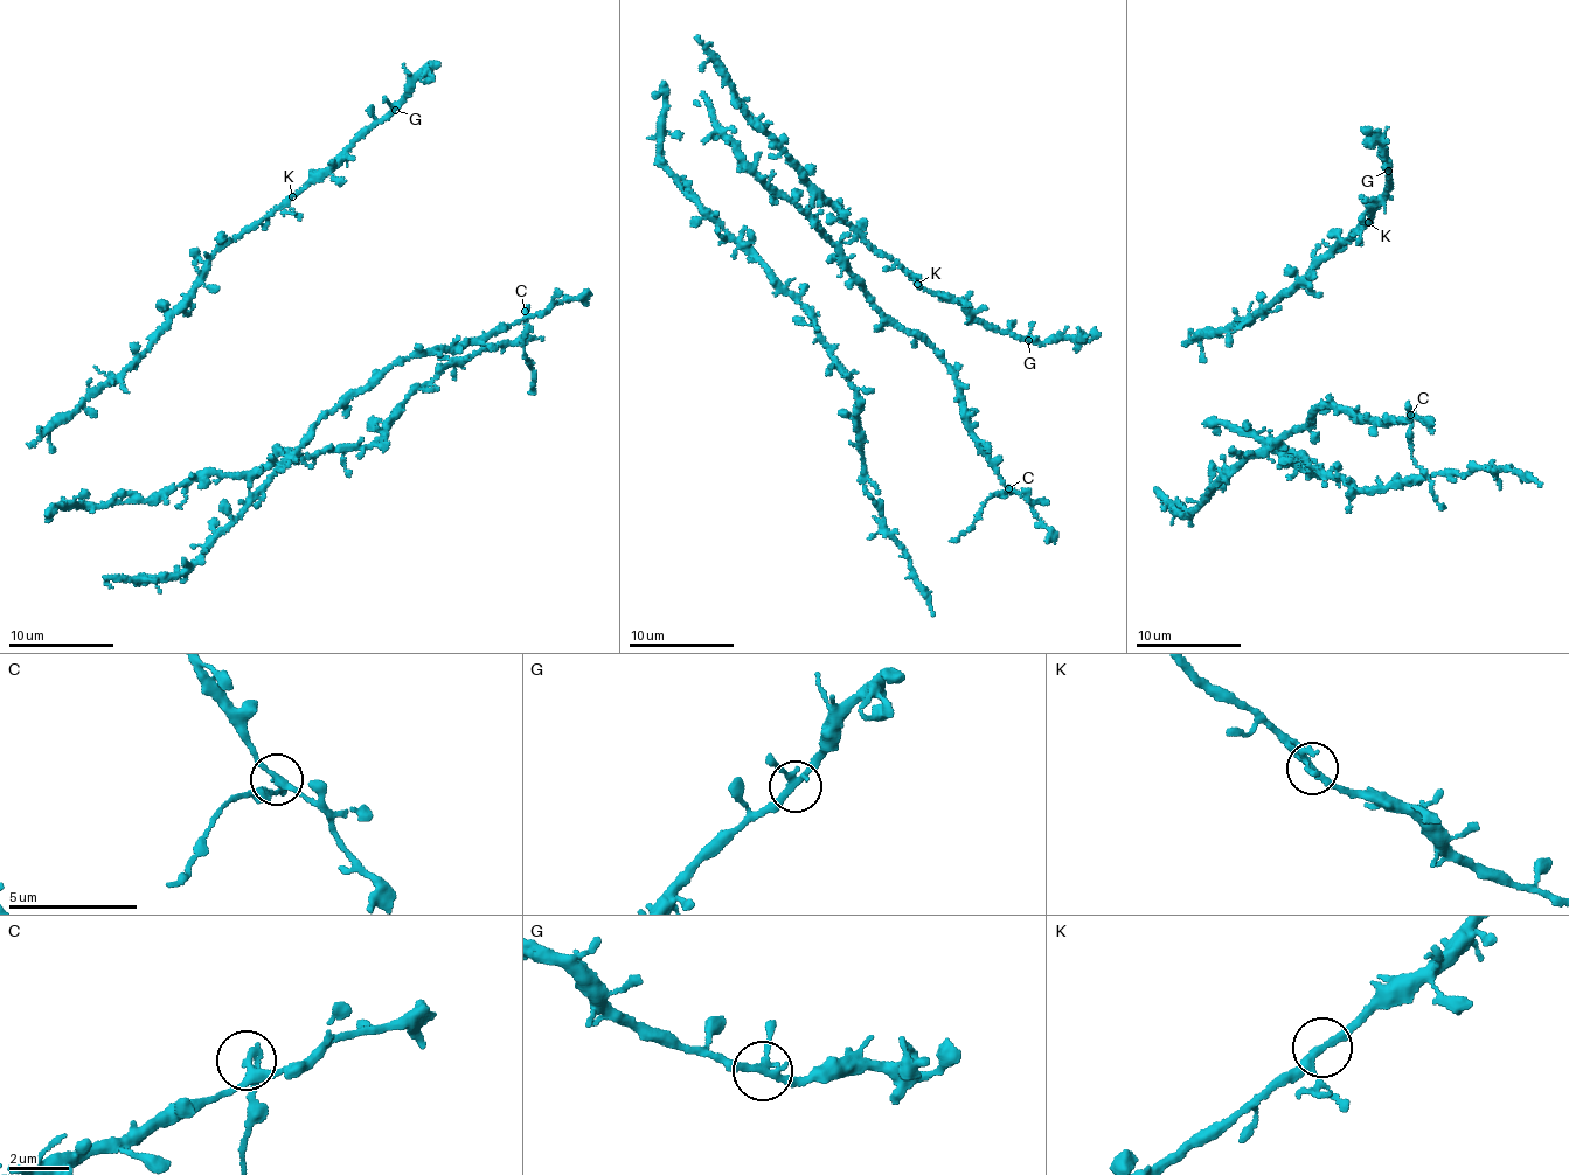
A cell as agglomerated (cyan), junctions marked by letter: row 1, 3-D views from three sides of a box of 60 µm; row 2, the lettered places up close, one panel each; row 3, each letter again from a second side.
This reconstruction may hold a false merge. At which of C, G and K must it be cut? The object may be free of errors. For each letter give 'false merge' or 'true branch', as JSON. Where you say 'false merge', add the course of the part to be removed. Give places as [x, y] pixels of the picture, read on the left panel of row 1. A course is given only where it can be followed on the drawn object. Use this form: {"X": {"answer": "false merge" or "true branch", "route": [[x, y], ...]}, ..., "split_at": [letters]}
{"C": {"answer": "false merge", "route": [[523, 311], [523, 354], [532, 372], [534, 386], [528, 393]]}, "G": {"answer": "true branch"}, "K": {"answer": "true branch"}, "split_at": ["C"]}

